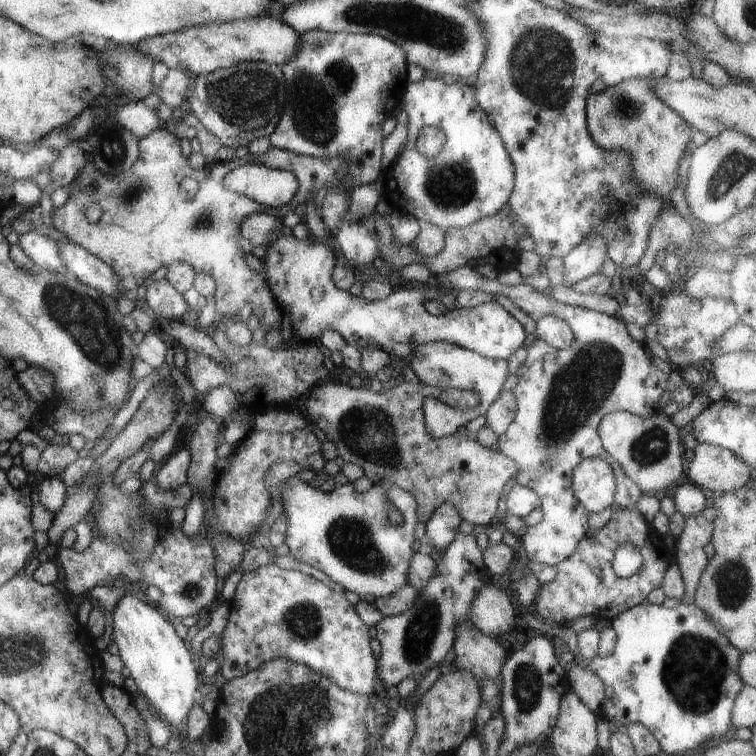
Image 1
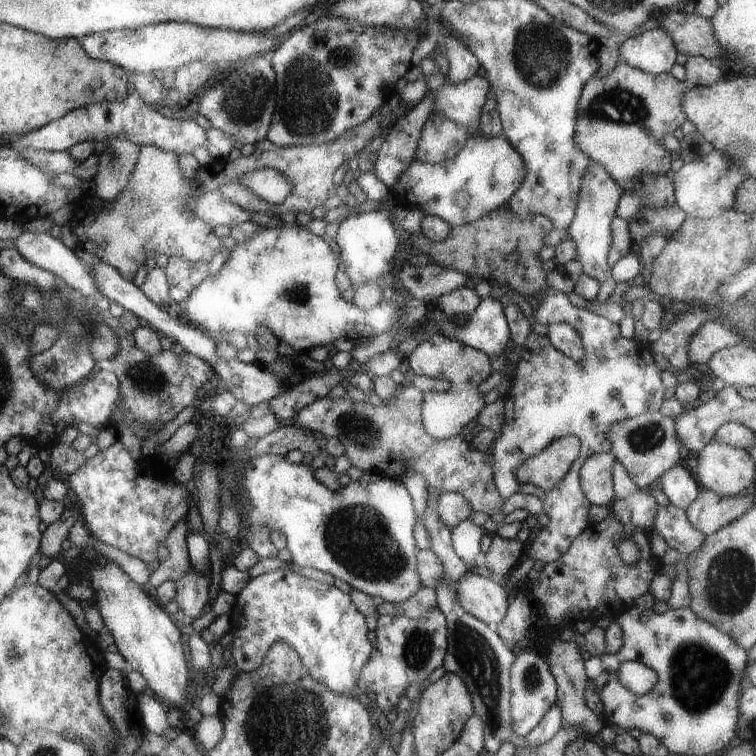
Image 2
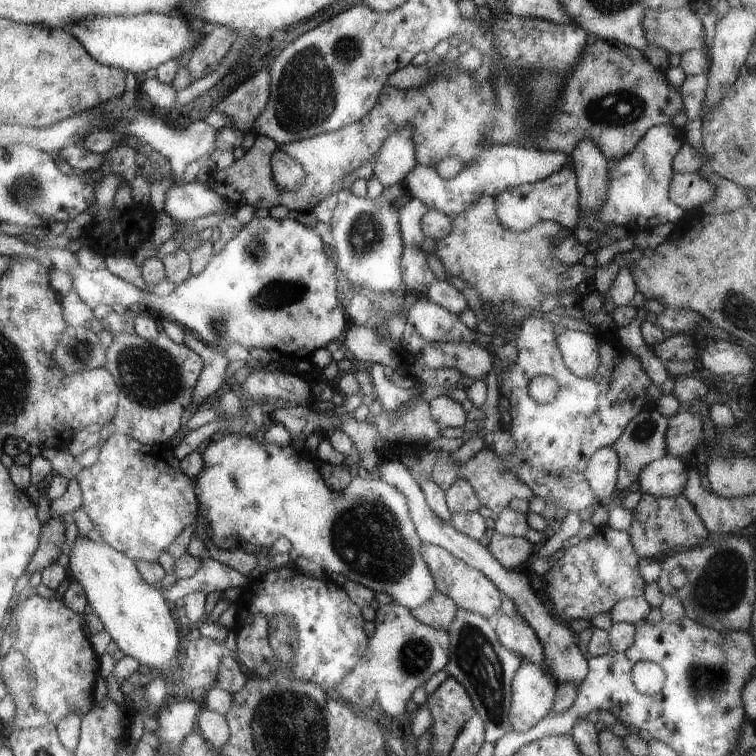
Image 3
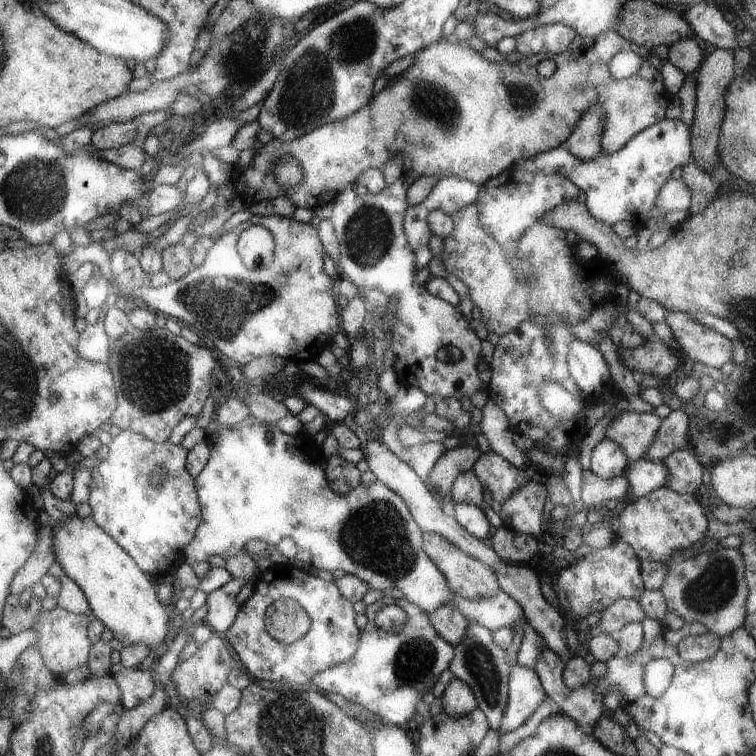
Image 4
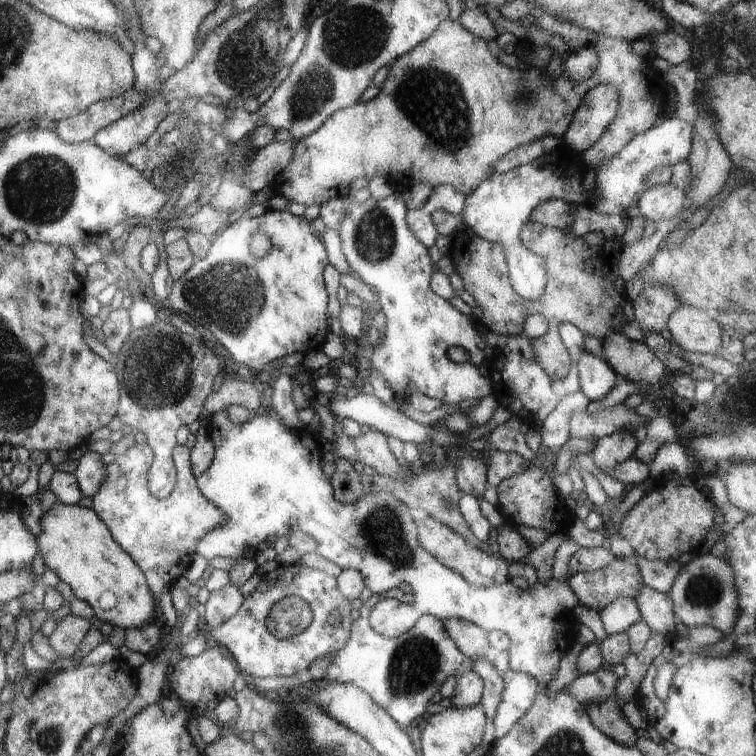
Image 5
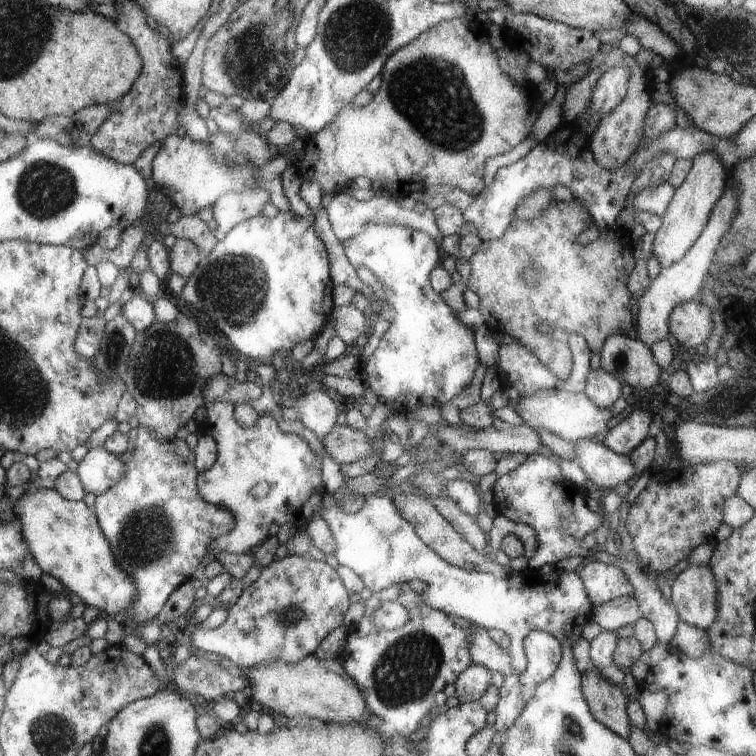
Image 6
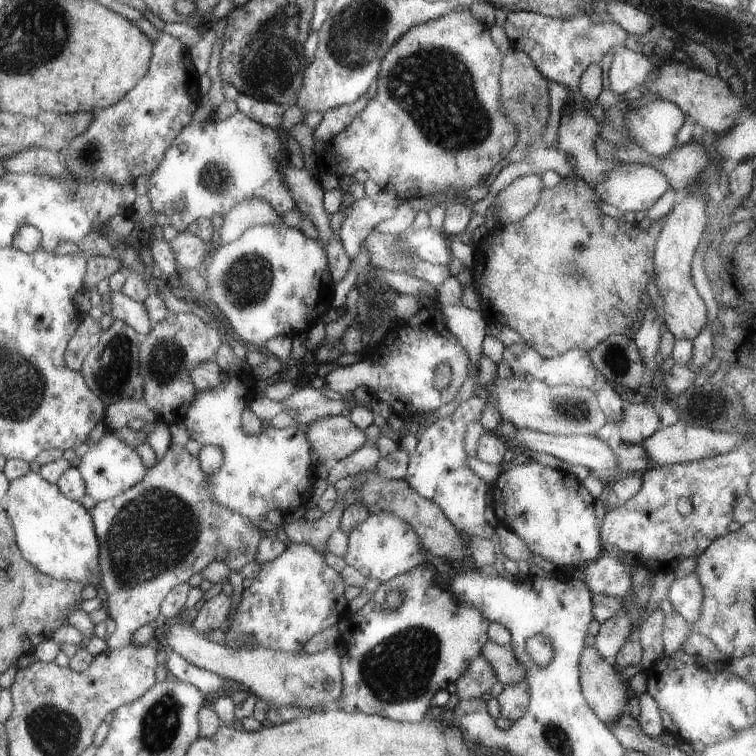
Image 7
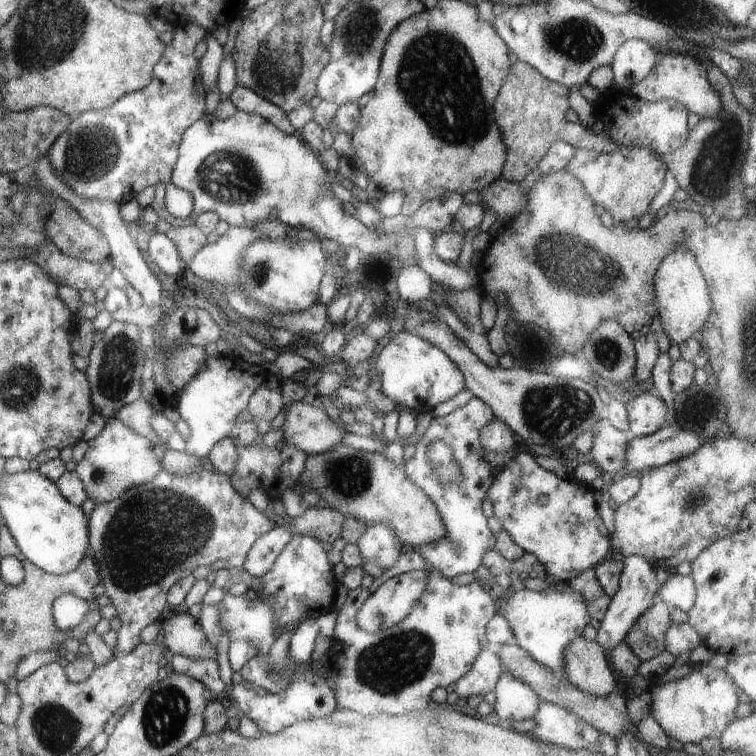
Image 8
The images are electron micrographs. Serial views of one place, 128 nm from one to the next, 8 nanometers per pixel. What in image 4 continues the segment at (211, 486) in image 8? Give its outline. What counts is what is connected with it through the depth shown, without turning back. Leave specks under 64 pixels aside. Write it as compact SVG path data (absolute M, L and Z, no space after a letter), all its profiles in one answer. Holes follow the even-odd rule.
M132 430L119 432L113 436L107 446L107 456L100 460L99 464L90 468L90 491L87 504L90 506L90 517L95 525L105 534L109 534L137 564L137 568L145 574L161 576L171 574L175 564L175 556L184 552L183 548L191 542L195 528L200 524L200 504L197 500L194 487L194 477L189 476L186 471L185 450L179 445L173 446L169 442L154 443L142 436L137 436ZM154 466L164 470L164 480L159 487L152 487L148 478Z

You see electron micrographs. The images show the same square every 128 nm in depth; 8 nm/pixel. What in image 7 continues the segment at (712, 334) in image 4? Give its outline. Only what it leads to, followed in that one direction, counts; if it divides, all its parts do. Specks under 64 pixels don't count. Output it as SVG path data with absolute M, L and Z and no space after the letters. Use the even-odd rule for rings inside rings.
M685 196L683 200L676 198L675 204L665 215L663 228L659 230L659 238L655 242L653 266L655 266L656 288L660 292L659 311L664 320L663 328L675 339L691 341L705 324L705 304L695 291L690 275L691 258L699 244L703 226L705 226L703 202L695 196Z

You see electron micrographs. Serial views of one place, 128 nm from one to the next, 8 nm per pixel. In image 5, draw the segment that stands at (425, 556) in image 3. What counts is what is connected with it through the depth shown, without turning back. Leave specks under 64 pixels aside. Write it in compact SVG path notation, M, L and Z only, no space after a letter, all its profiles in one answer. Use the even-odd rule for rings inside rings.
M427 517L423 520L417 520L415 524L419 546L425 552L429 552L445 568L460 574L471 586L489 586L495 583L501 584L507 580L507 566L509 566L507 560L503 560L495 554L485 554L479 548L469 546L461 536L457 536L457 533L436 518Z

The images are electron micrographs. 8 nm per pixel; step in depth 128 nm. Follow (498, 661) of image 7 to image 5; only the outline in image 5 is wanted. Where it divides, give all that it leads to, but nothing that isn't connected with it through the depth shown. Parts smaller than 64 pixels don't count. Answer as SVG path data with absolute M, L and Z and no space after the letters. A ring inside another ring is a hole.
M443 619L441 621L449 638L454 640L456 647L465 655L465 659L491 655L492 651L487 642L487 633L478 626L463 619Z

